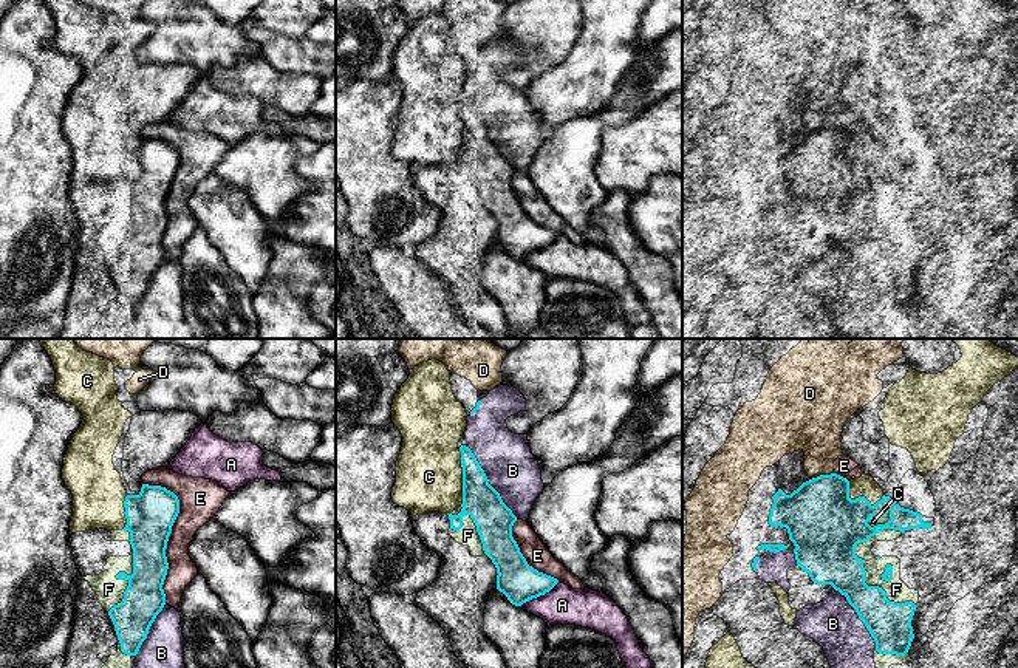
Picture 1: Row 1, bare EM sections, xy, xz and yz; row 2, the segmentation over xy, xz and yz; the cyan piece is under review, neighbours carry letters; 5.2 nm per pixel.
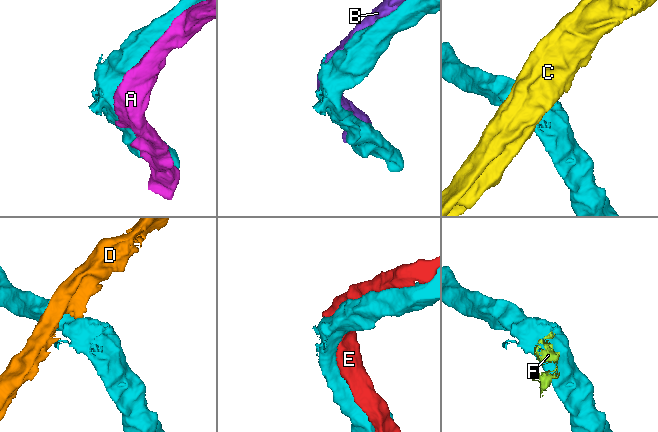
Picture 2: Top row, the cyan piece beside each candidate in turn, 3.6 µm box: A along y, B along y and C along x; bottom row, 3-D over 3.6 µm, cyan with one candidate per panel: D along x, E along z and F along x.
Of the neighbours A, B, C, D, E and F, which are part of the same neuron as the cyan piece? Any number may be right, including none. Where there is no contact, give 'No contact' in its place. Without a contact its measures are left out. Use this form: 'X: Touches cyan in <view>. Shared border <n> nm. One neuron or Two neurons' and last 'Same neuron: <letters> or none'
A: Touches cyan in xz. Shared border 240 nm. Two neurons
B: Touches cyan in xz. Shared border 460 nm. Two neurons
C: Touches cyan in yz. Shared border 140 nm. Two neurons
D: Touches cyan in yz. Shared border 120 nm. Two neurons
E: Touches cyan in xy. Shared border 650 nm. Two neurons
F: Touches cyan in yz. Shared border 440 nm. One neuron
Same neuron: F

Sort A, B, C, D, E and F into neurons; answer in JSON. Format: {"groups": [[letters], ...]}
{"groups": [["A"], ["B"], ["C"], ["D"], ["E"], ["F"]]}

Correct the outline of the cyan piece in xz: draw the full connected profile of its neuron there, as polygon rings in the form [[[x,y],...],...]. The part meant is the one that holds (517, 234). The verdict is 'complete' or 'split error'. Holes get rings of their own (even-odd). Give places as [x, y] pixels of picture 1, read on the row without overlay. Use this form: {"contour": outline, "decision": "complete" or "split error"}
{"contour": [[[459,101],[463,121],[463,158],[449,169],[449,189],[470,201],[472,210],[487,209],[497,221],[497,243],[507,254],[523,257],[545,249],[559,233],[528,218],[512,190],[517,170],[503,156],[472,104]]], "decision": "split error"}

